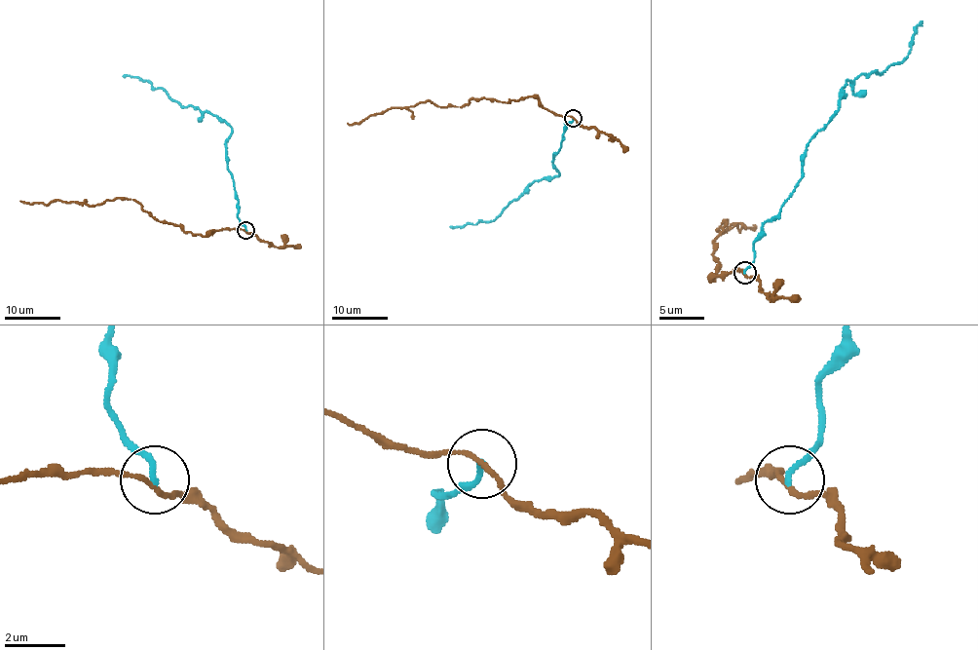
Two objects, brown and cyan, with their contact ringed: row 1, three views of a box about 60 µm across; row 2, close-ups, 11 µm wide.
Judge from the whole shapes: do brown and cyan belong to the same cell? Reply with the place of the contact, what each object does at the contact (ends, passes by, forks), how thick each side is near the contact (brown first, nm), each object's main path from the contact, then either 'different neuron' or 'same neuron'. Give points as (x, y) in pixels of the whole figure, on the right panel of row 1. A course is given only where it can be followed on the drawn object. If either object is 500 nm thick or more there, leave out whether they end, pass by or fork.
(745, 272) | brown passes by | cyan ends | 150/180 nm | brown via (744, 272), (710, 281), (719, 265), (712, 243), (726, 219), (719, 231), (753, 224) | cyan via (744, 272), (839, 93), (912, 50), (919, 25) | different neuron

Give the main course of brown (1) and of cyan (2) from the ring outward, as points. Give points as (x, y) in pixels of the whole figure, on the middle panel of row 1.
1: (572, 118), (549, 112), (536, 97), (527, 96), (507, 102), (472, 97), (460, 106), (419, 102), (348, 123)
2: (574, 118), (565, 123), (564, 138), (554, 155), (552, 165), (558, 176), (533, 182), (492, 221), (450, 225)

